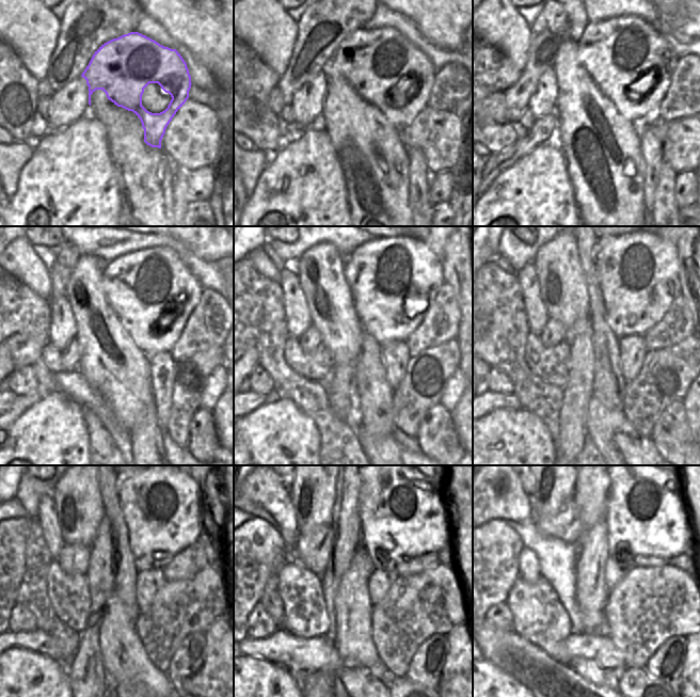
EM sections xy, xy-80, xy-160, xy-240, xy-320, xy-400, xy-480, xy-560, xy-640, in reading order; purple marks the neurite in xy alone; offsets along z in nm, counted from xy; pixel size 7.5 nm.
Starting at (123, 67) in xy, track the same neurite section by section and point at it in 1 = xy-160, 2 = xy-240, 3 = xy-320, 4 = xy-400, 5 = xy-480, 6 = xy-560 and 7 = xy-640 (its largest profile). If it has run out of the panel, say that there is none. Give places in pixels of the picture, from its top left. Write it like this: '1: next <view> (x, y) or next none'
1: next xy-160 (619, 53)
2: next xy-240 (141, 286)
3: next xy-320 (381, 272)
4: next xy-400 (637, 272)
5: next xy-480 (160, 504)
6: next xy-560 (403, 516)
7: next xy-640 (646, 515)

